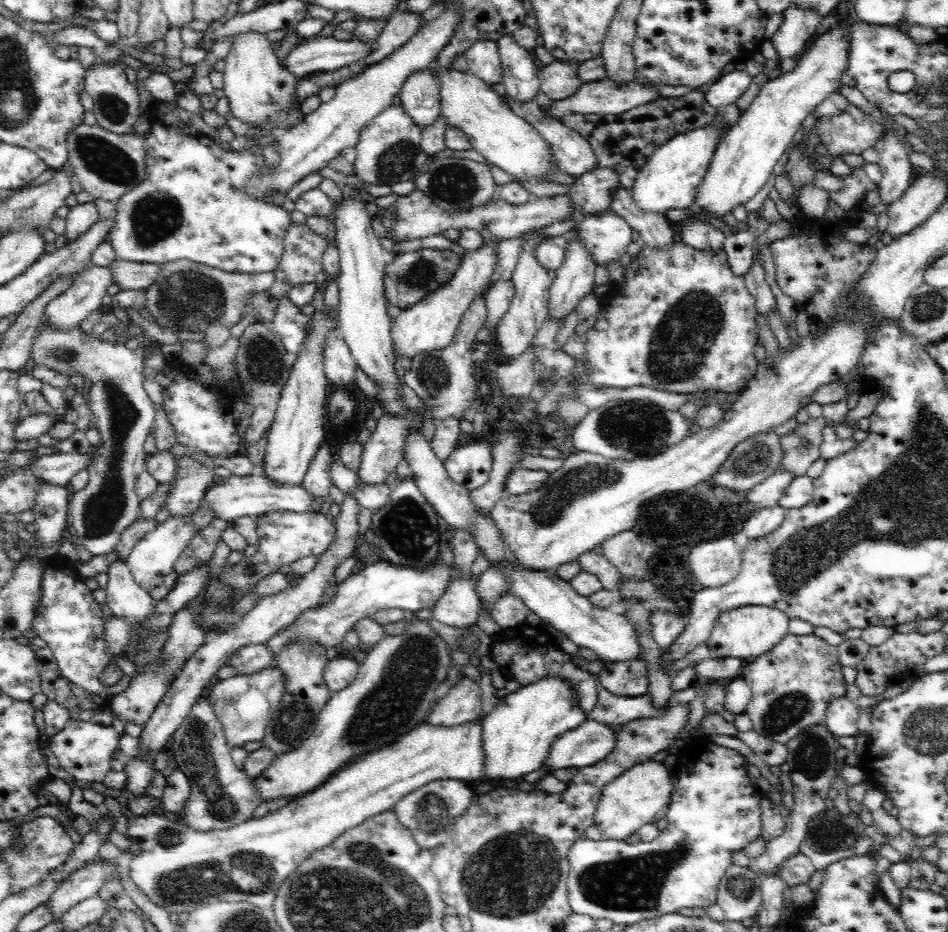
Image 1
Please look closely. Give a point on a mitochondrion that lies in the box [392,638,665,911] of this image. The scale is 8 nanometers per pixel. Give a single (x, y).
(432, 813)

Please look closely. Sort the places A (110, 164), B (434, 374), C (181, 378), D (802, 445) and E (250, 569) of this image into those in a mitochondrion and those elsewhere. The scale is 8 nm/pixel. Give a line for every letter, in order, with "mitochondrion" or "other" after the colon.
A: mitochondrion
B: mitochondrion
C: other
D: mitochondrion
E: other

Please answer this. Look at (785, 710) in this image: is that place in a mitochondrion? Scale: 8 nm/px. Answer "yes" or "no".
yes

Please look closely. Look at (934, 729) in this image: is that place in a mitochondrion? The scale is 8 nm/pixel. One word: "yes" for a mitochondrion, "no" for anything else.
yes

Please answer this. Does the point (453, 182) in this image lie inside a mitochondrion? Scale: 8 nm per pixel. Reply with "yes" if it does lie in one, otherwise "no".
yes

